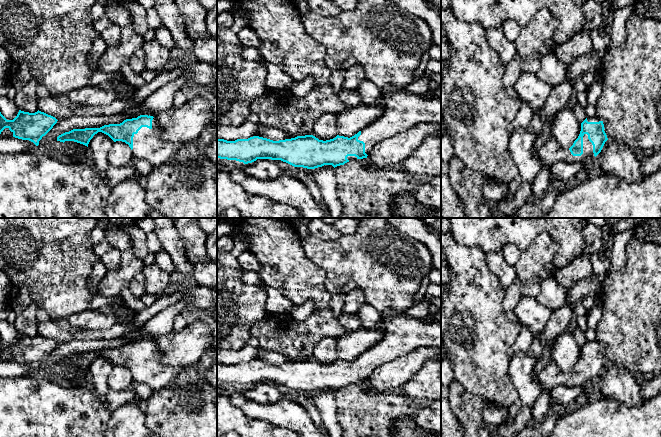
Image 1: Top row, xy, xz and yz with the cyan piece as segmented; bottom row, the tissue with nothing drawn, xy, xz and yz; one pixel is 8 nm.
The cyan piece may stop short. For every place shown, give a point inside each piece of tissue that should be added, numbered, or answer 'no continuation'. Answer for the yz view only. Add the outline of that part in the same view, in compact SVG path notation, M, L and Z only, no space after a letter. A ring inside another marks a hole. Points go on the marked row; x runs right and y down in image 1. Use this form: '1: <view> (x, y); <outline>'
1: yz (551, 152); M588 135L583 136L583 154L573 156L569 149L564 149L552 136L537 152L539 158L545 166L553 166L558 162L575 163L594 158L593 145L588 139Z

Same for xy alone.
1: xy (148, 144); M155 118L152 120L152 128L142 127L133 137L133 159L145 159L155 166L169 162L171 156L187 144L193 142L172 143L161 137L161 127Z

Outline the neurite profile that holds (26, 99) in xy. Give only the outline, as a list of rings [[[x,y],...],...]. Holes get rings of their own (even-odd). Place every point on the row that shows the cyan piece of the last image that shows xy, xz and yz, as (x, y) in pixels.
[[[30,80],[21,89],[17,90],[13,99],[16,107],[24,112],[35,113],[38,111],[37,89],[40,83],[37,80]]]

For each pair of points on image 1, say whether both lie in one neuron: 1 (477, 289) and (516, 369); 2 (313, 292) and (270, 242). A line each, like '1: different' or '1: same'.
1: different
2: same

